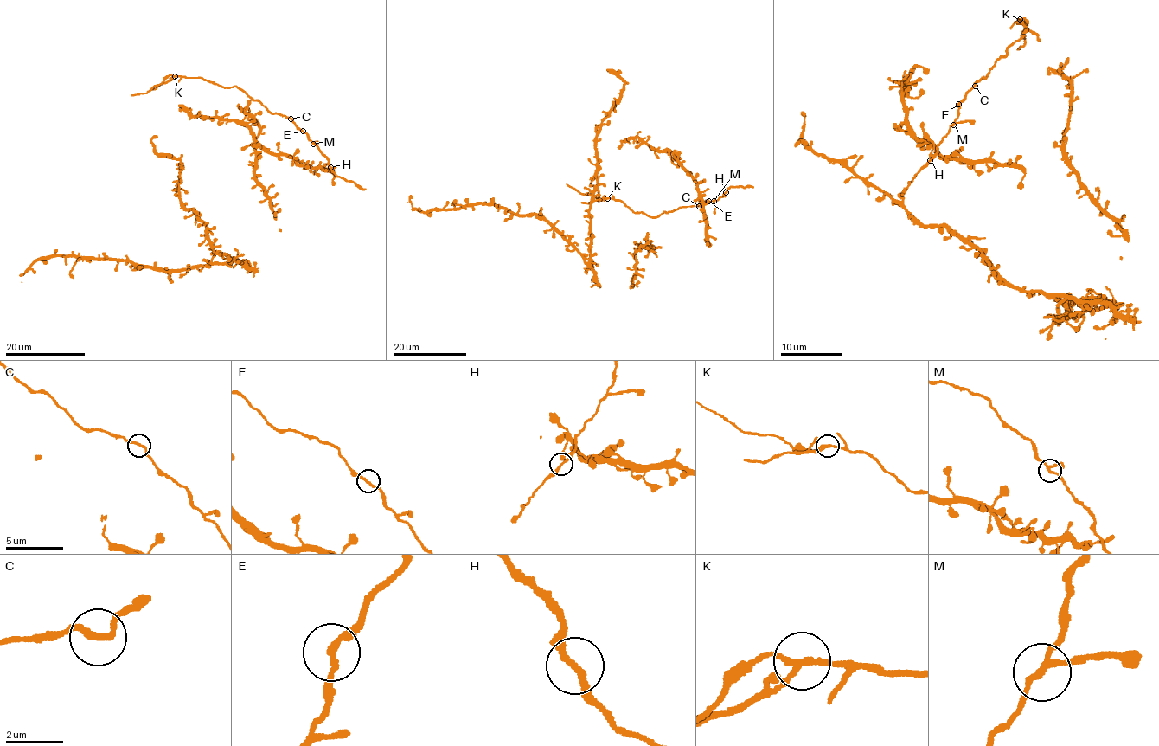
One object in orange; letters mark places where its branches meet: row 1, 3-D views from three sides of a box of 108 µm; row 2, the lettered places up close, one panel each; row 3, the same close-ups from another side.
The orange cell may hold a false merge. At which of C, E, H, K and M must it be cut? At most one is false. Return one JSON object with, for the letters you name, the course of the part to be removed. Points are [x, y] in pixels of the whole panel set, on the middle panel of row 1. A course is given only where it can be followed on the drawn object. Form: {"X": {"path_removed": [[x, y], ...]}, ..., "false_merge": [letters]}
{"K": {"path_removed": [[607, 197], [601, 200], [591, 194], [581, 194], [566, 184]]}, "false_merge": ["K"]}

